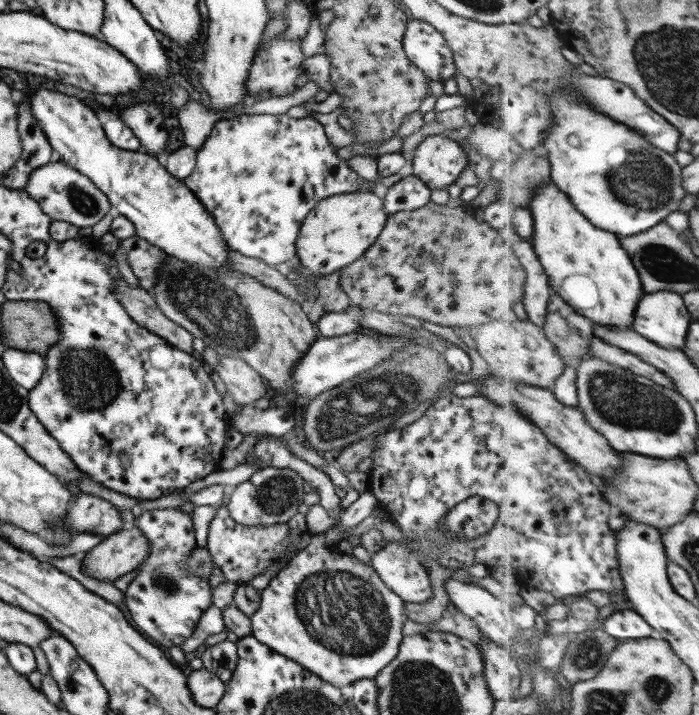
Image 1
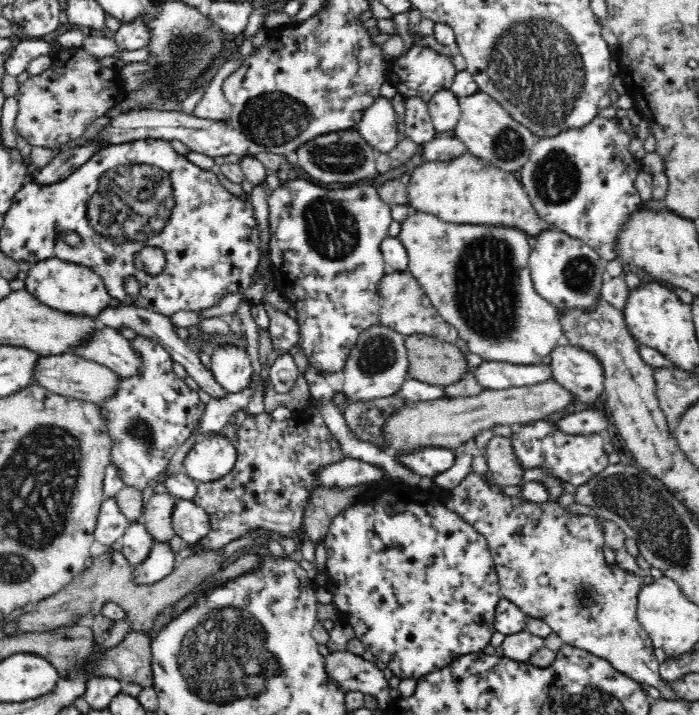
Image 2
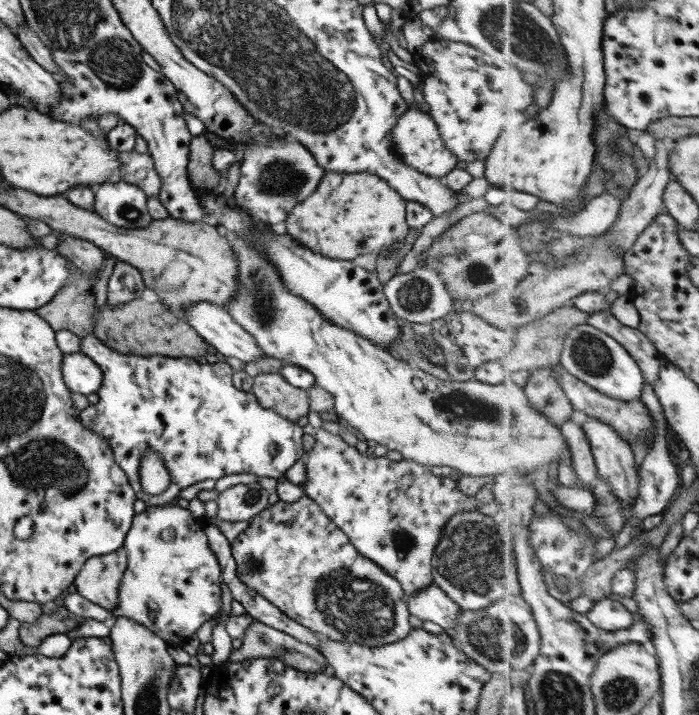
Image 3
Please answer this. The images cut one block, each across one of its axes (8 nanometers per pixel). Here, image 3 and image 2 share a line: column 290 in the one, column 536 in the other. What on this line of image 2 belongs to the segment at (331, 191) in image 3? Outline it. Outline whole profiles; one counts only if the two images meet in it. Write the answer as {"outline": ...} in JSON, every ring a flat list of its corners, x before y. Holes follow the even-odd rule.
{"outline":[[470,153,446,162,424,161,411,172,406,189,412,210,435,214,440,220,457,225,516,226,528,235,531,248,540,232,556,229,536,213,524,186,514,174]]}

